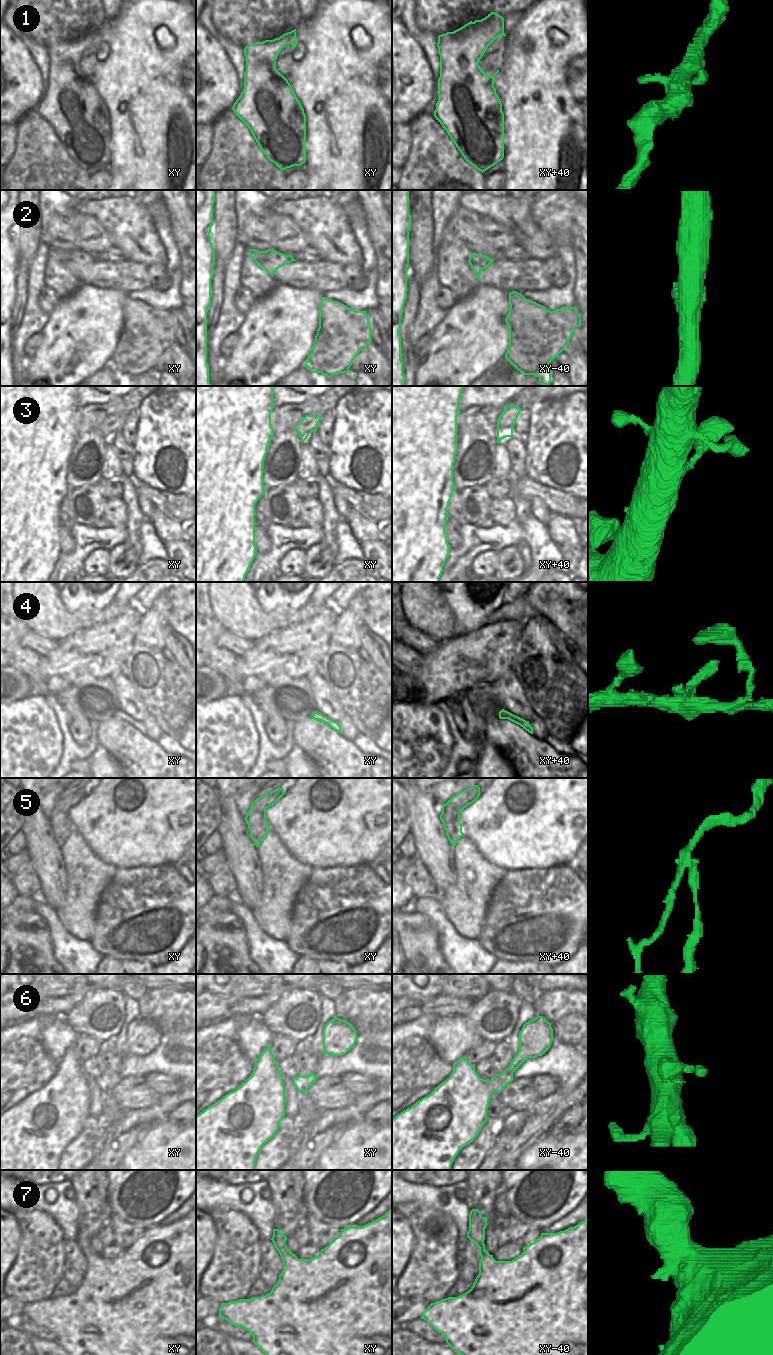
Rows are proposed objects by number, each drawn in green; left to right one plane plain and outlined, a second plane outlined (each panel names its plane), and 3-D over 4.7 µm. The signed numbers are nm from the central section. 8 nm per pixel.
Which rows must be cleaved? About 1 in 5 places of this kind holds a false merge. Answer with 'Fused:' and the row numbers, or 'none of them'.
Fused: 2, 5.

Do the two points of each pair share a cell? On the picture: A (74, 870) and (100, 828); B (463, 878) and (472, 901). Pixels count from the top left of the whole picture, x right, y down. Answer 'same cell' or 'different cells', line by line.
A: different cells
B: same cell

